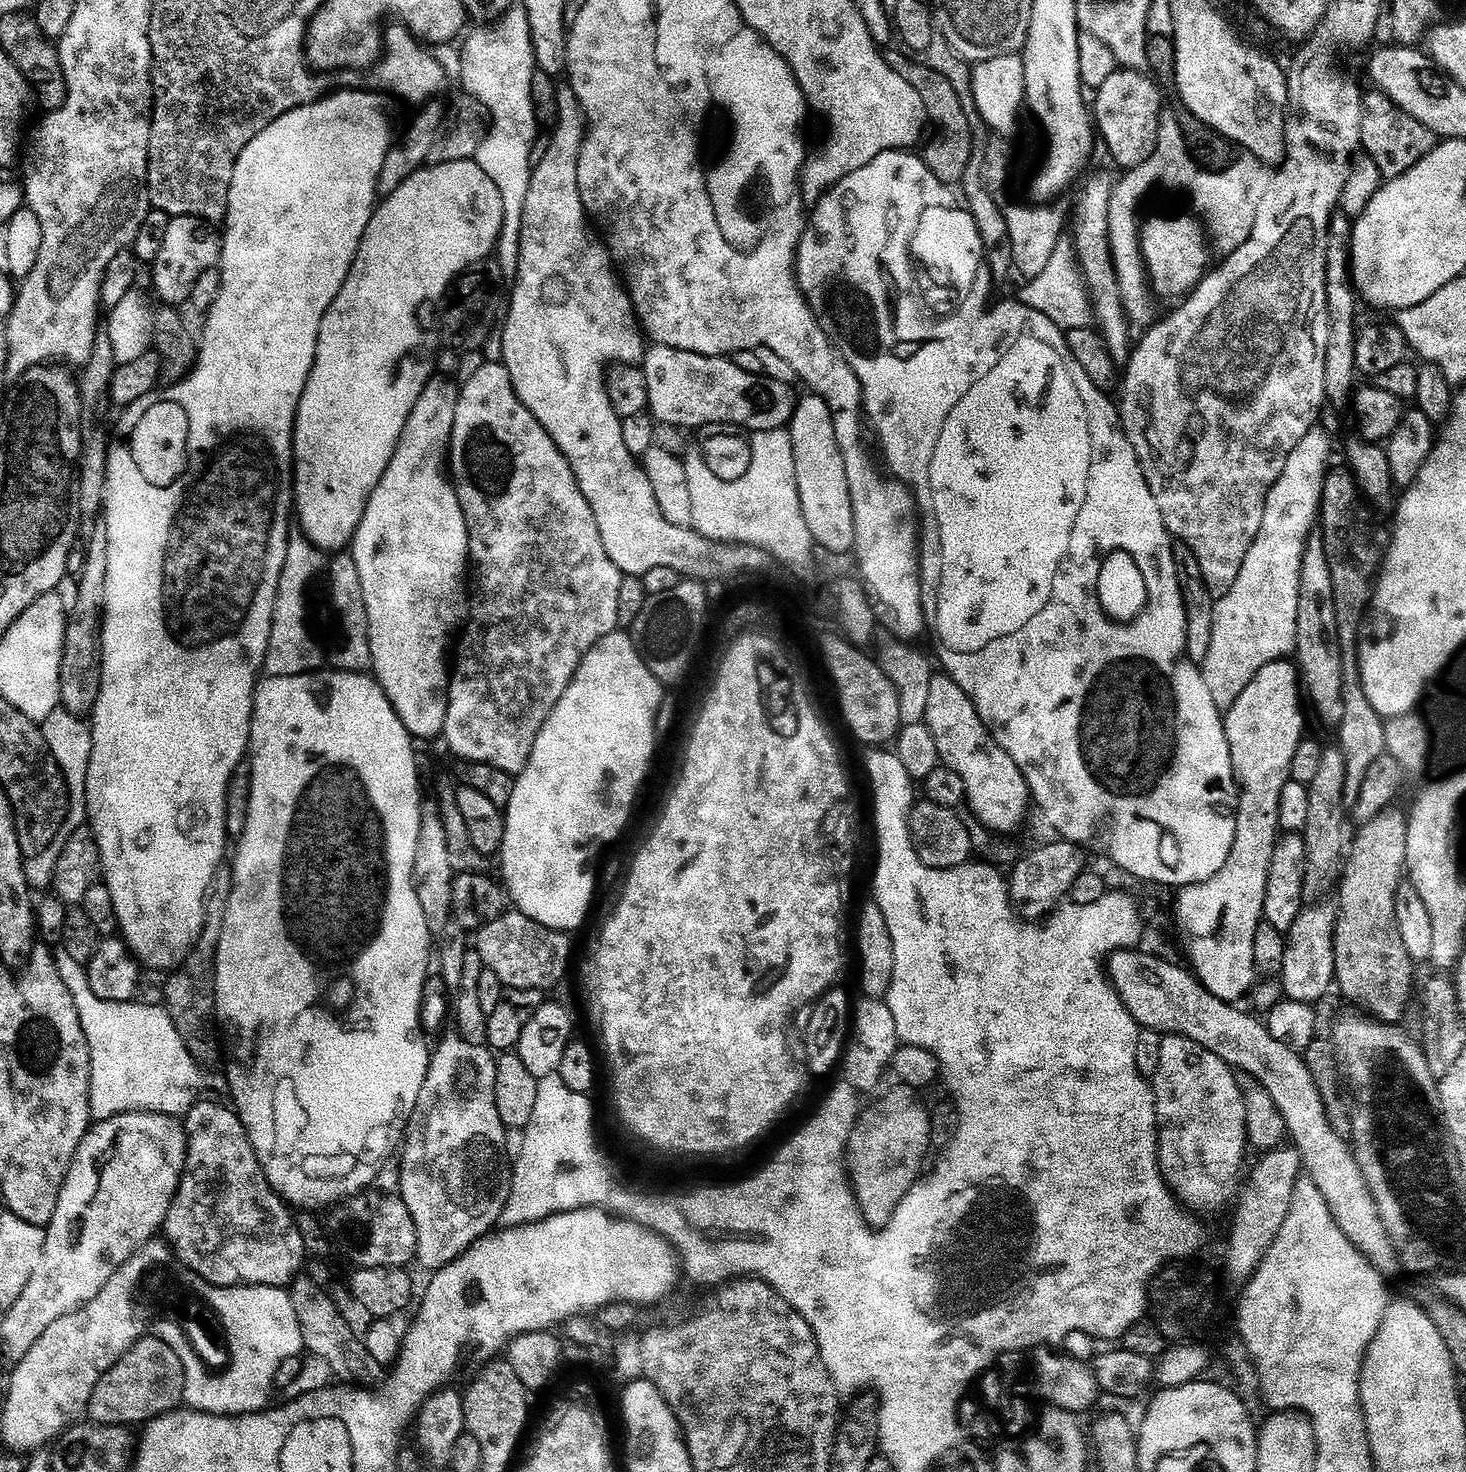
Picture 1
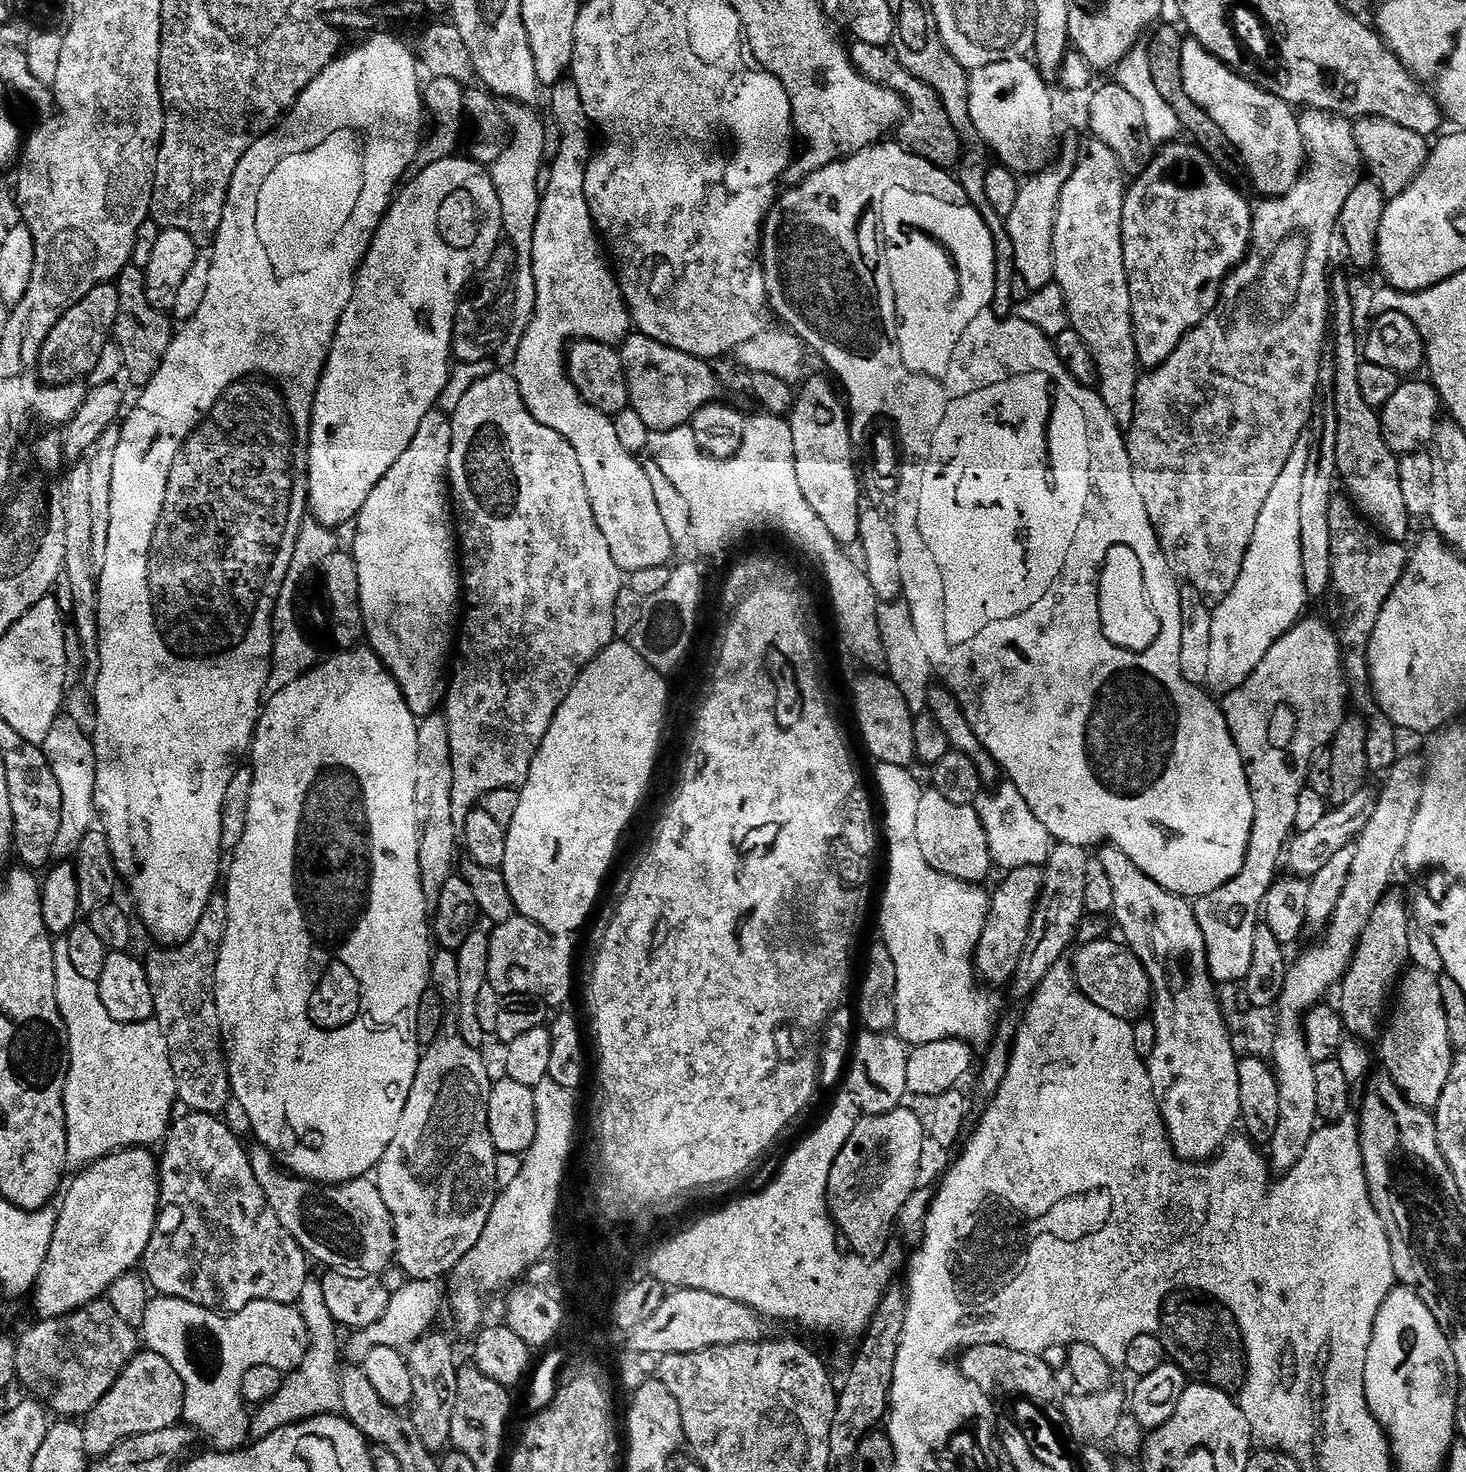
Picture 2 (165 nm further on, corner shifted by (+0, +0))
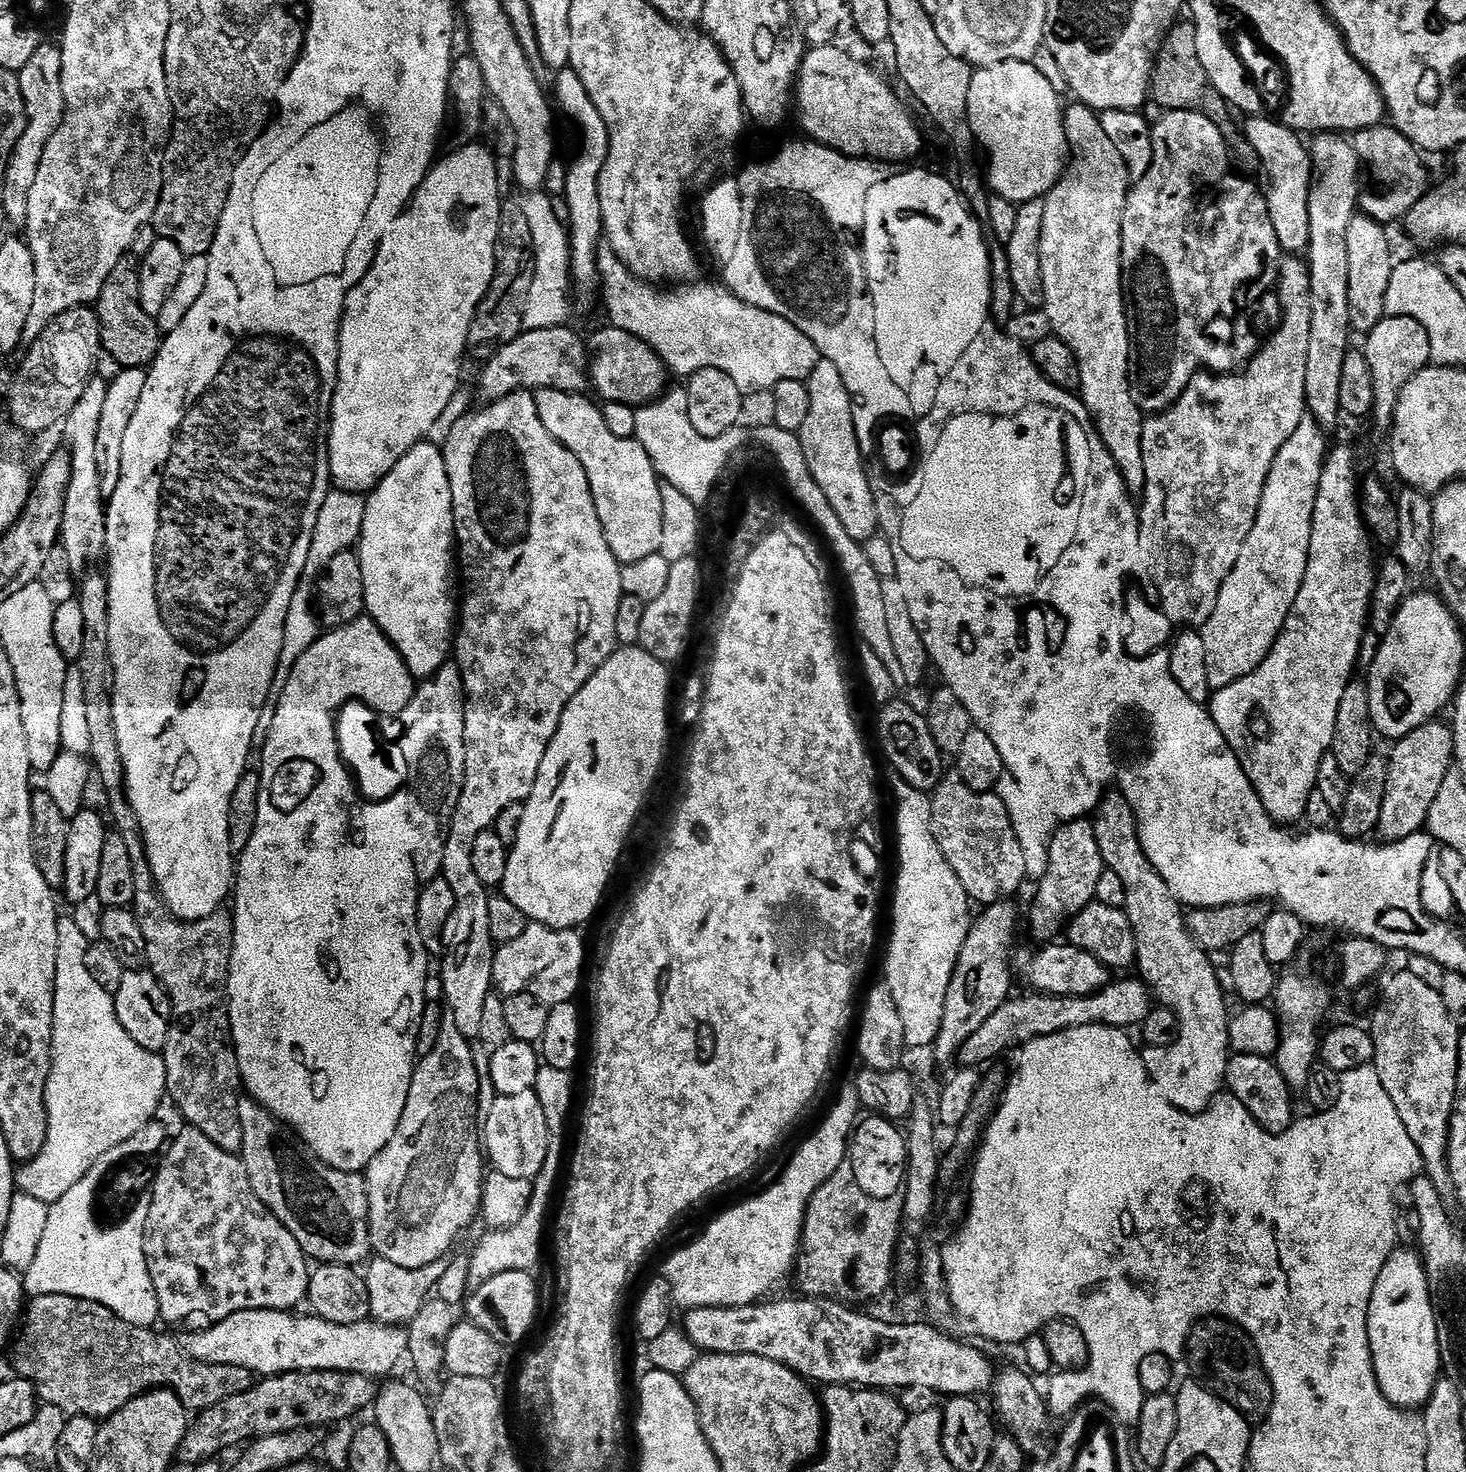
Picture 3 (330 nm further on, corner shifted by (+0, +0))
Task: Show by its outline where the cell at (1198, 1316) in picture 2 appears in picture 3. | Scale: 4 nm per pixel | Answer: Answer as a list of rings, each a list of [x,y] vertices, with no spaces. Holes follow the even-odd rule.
[[[1205,1318],[1193,1324],[1192,1333],[1188,1335],[1187,1360],[1193,1374],[1196,1375],[1193,1377],[1199,1383],[1203,1384],[1208,1391],[1213,1392],[1219,1400],[1225,1400],[1230,1406],[1237,1408],[1244,1416],[1260,1422],[1272,1409],[1272,1384],[1268,1381],[1268,1375],[1264,1365],[1260,1363],[1260,1357],[1256,1355],[1256,1347],[1253,1346],[1252,1340],[1244,1333],[1244,1330],[1231,1320]]]

